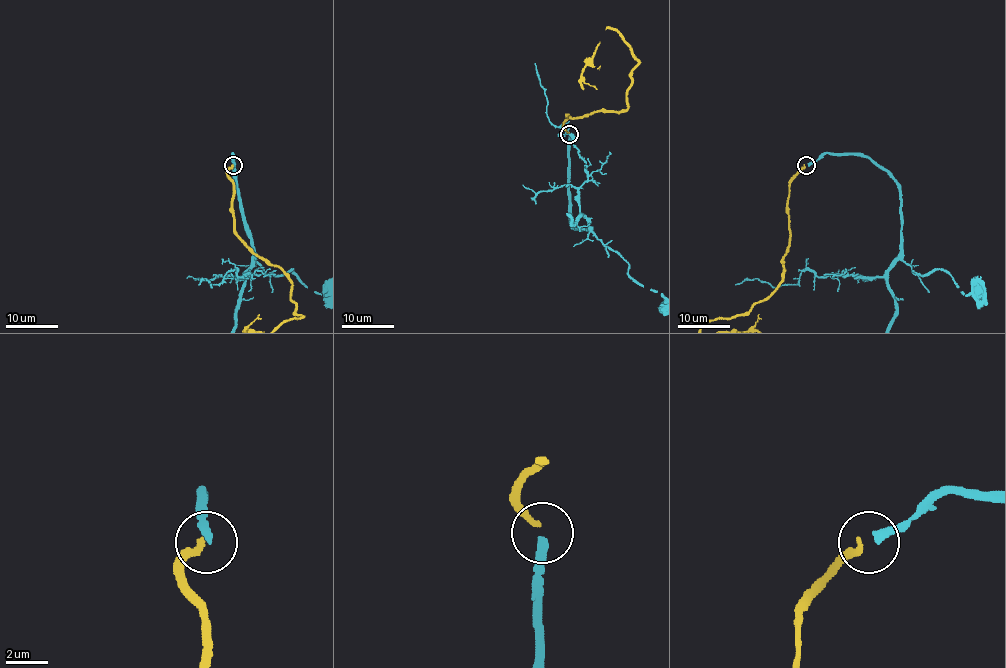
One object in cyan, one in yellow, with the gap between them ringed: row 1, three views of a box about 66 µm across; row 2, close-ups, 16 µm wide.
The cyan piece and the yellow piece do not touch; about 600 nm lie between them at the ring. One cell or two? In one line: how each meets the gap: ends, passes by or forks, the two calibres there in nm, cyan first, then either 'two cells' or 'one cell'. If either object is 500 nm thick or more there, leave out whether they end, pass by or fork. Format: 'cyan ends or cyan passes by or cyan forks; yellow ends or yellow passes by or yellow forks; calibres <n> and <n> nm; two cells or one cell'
cyan ends; yellow ends; calibres 440 and 280 nm; one cell

